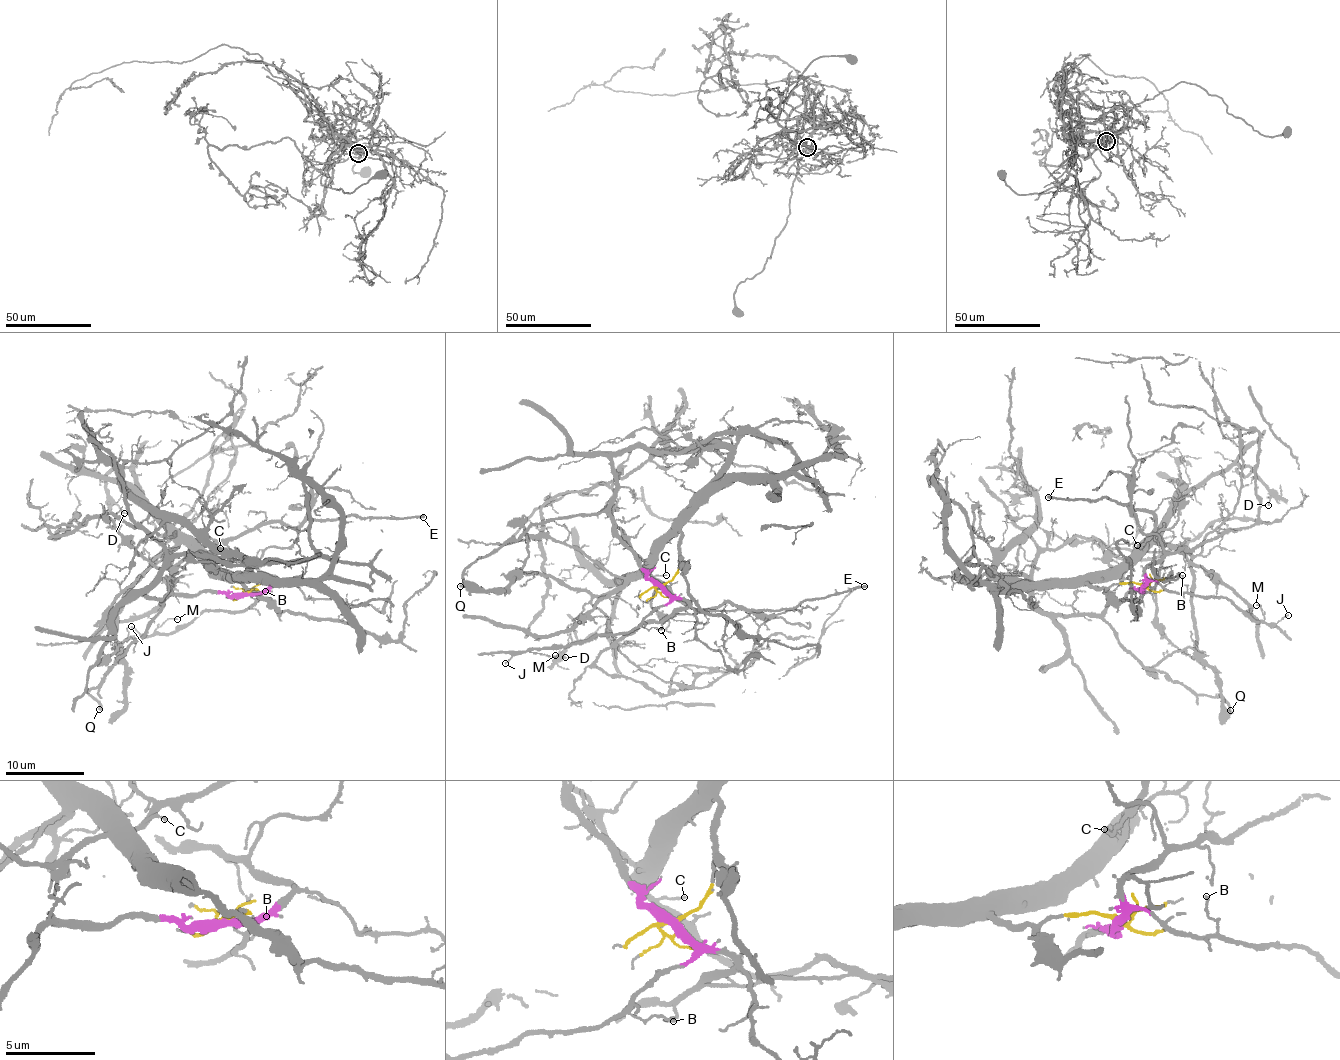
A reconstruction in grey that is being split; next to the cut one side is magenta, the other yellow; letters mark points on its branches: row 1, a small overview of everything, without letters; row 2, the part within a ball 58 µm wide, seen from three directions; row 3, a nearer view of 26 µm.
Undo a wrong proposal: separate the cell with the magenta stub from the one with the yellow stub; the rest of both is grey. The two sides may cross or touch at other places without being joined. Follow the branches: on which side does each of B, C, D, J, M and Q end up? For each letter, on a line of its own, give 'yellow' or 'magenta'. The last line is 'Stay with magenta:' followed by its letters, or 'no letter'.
B: magenta
C: yellow
D: yellow
J: magenta
M: magenta
Q: magenta
Stay with magenta: B, J, M, Q

